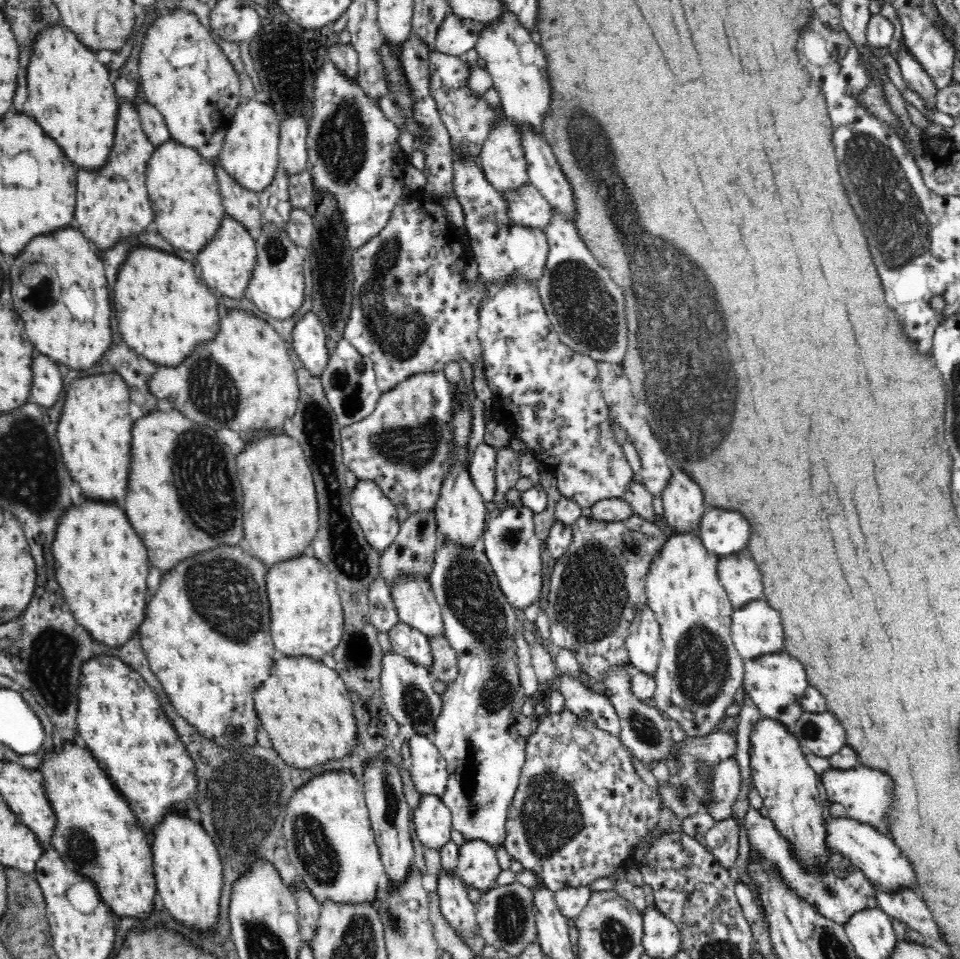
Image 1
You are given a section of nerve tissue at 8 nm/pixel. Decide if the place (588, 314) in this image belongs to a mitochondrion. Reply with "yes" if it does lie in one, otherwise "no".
yes

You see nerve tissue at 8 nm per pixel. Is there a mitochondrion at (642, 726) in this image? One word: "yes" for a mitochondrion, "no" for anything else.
yes

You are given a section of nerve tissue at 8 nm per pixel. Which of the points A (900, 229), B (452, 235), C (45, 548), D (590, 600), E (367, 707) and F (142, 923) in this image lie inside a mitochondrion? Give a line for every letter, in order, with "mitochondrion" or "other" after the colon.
A: mitochondrion
B: other
C: other
D: mitochondrion
E: other
F: other

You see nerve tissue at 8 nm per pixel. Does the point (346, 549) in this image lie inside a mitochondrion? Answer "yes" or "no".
yes

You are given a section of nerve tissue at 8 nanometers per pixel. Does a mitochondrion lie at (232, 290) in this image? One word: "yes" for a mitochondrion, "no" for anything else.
no

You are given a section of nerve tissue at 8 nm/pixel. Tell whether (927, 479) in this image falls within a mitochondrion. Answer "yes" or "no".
no

